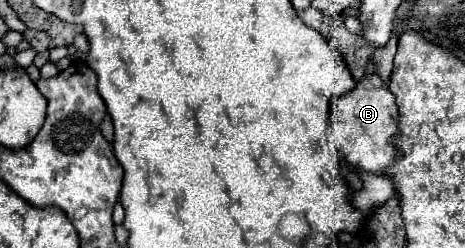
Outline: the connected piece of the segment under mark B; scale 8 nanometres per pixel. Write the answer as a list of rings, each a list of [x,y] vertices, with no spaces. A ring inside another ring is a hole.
[[[366,74],[354,90],[334,96],[332,100],[332,116],[328,124],[328,140],[330,146],[336,148],[344,160],[352,166],[358,166],[372,174],[382,174],[386,164],[392,164],[396,156],[396,148],[390,138],[396,134],[398,124],[398,108],[394,96],[388,92],[378,74]]]

